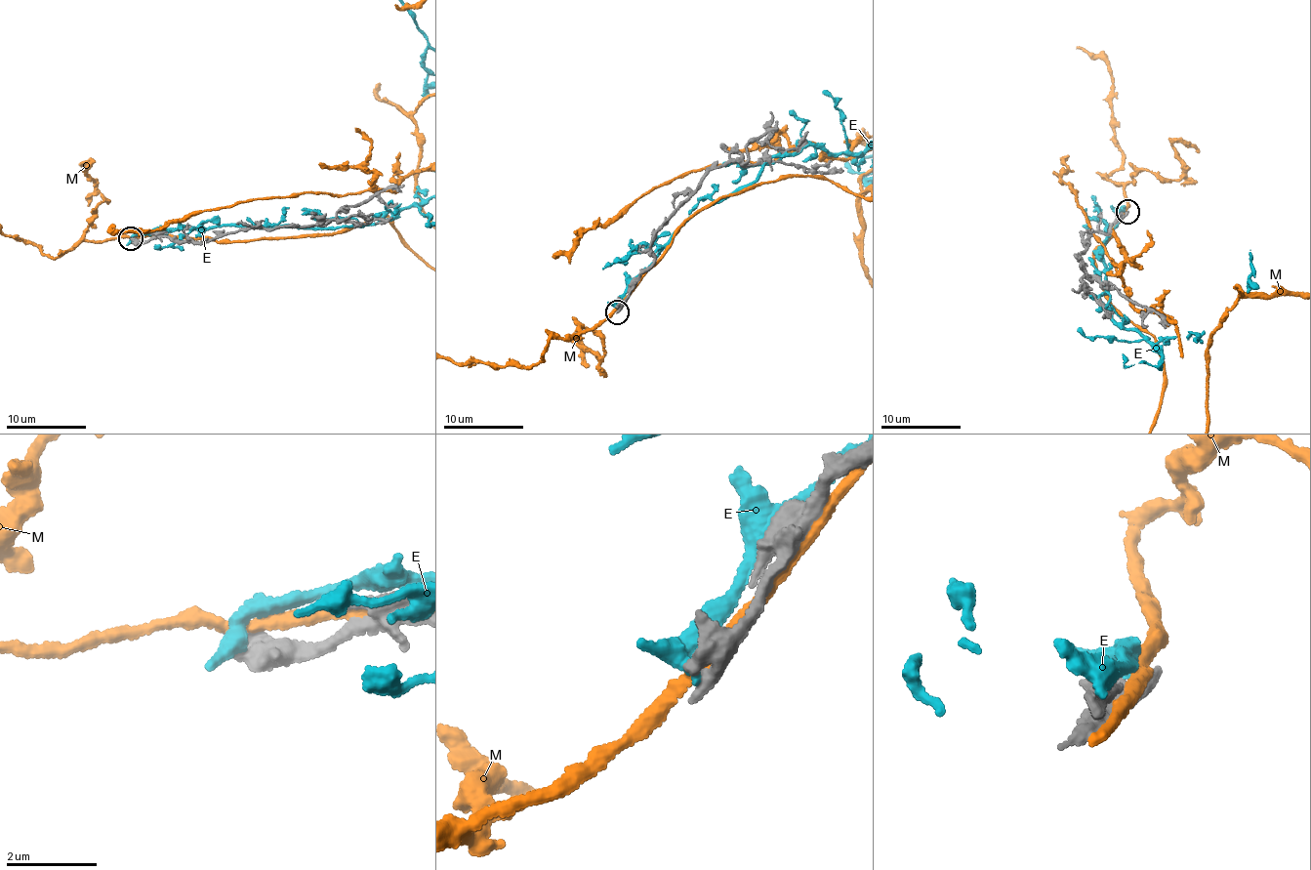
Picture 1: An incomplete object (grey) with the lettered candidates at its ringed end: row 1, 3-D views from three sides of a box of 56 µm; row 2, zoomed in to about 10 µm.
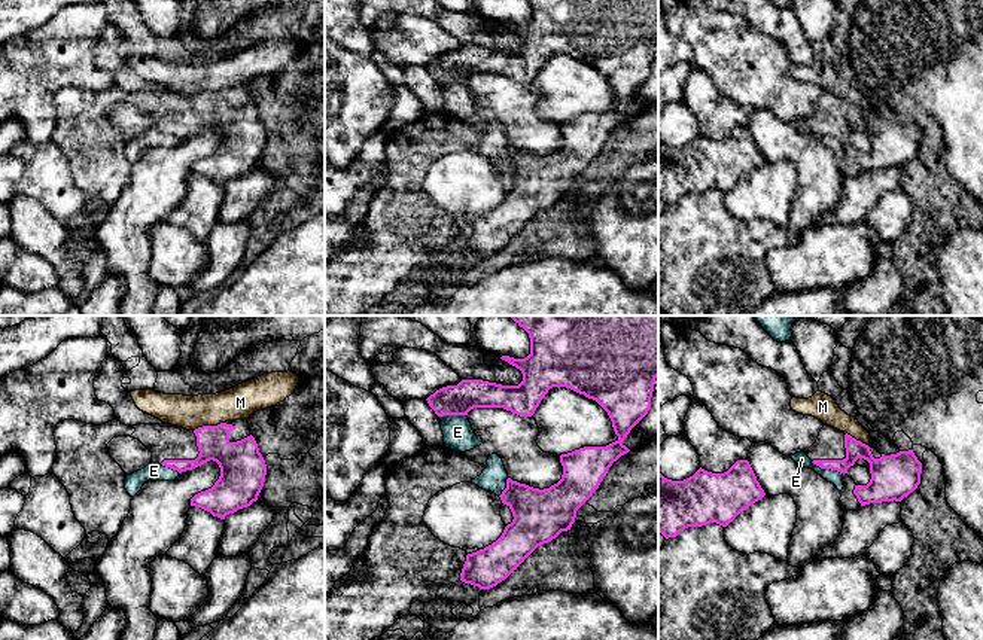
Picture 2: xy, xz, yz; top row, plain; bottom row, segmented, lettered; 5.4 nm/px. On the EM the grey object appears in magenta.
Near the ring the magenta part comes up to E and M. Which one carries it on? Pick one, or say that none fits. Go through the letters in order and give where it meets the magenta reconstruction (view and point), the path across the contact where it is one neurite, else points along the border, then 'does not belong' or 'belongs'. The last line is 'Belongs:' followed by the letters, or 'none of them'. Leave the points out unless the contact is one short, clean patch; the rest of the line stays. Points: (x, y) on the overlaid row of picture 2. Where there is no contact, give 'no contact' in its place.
E: meets magenta in yz at (827, 468); does not belong
M: meets magenta in xy at (209, 426); border along xy (224, 421), (203, 424), (194, 430); does not belong
Belongs: none of them

